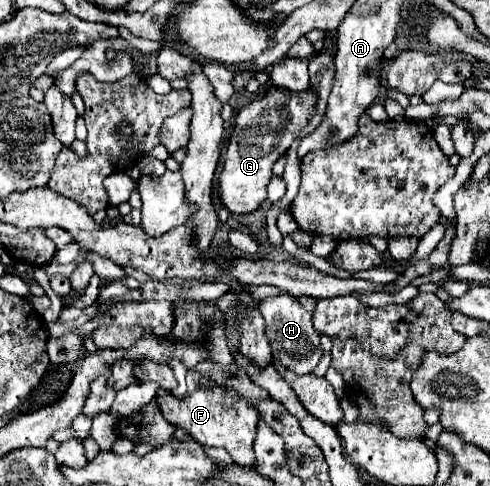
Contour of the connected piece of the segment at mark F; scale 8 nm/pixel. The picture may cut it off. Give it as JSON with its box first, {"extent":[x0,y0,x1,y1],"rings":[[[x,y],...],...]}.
{"extent":[158,389,258,465],"rings":[[[160,389],[158,391],[158,407],[166,421],[174,427],[182,427],[194,441],[206,445],[206,447],[222,447],[230,453],[234,463],[242,465],[254,465],[254,439],[258,431],[258,411],[252,407],[246,407],[246,403],[236,403],[232,411],[222,409],[222,395],[218,391],[194,391],[184,397],[174,397],[170,391]]]}

